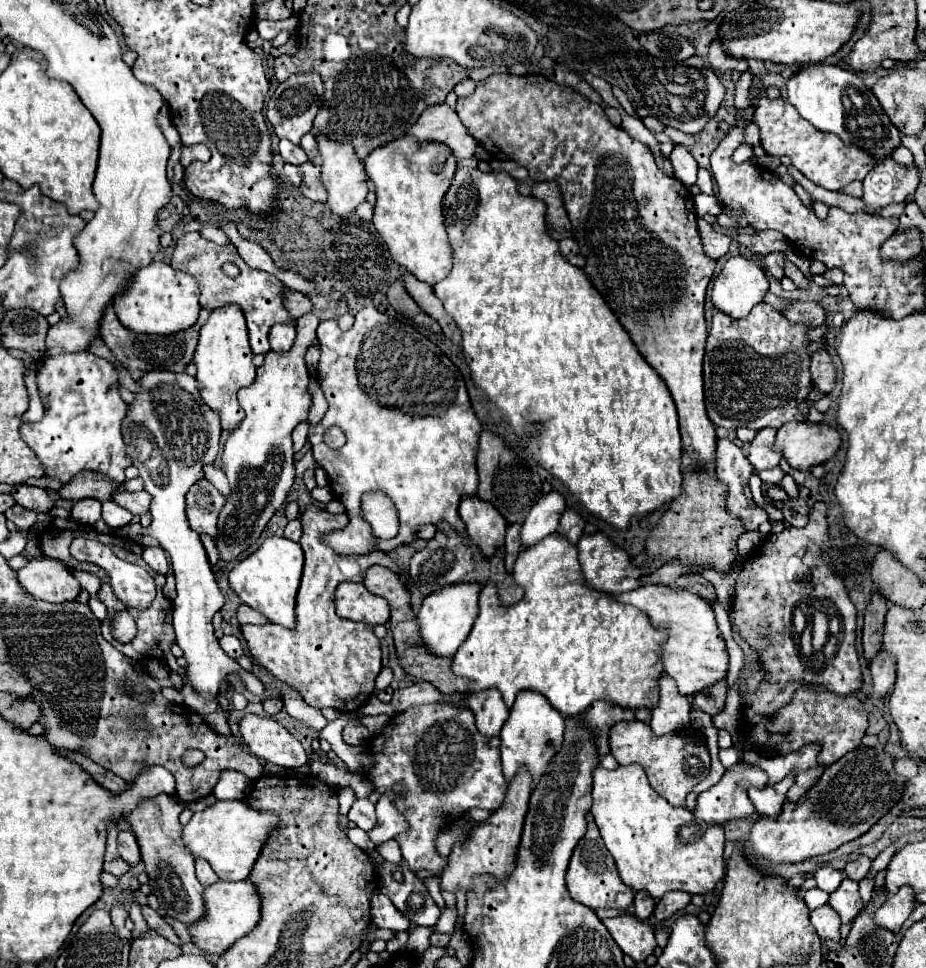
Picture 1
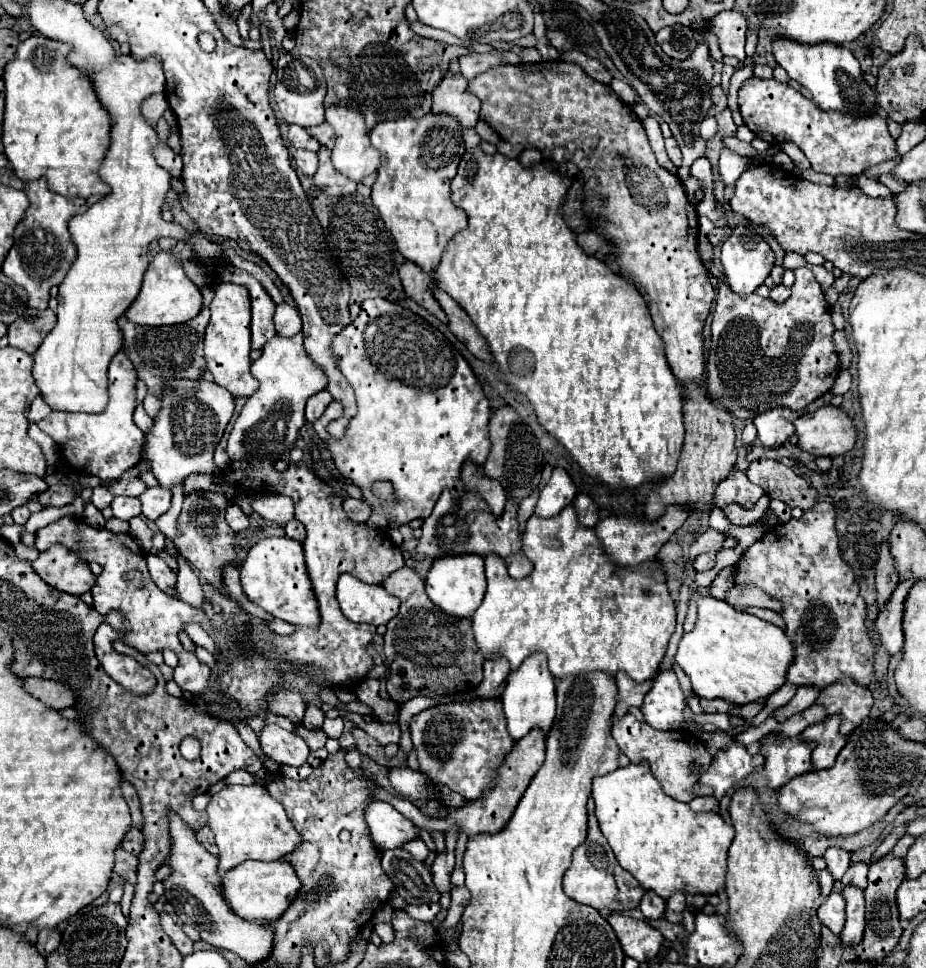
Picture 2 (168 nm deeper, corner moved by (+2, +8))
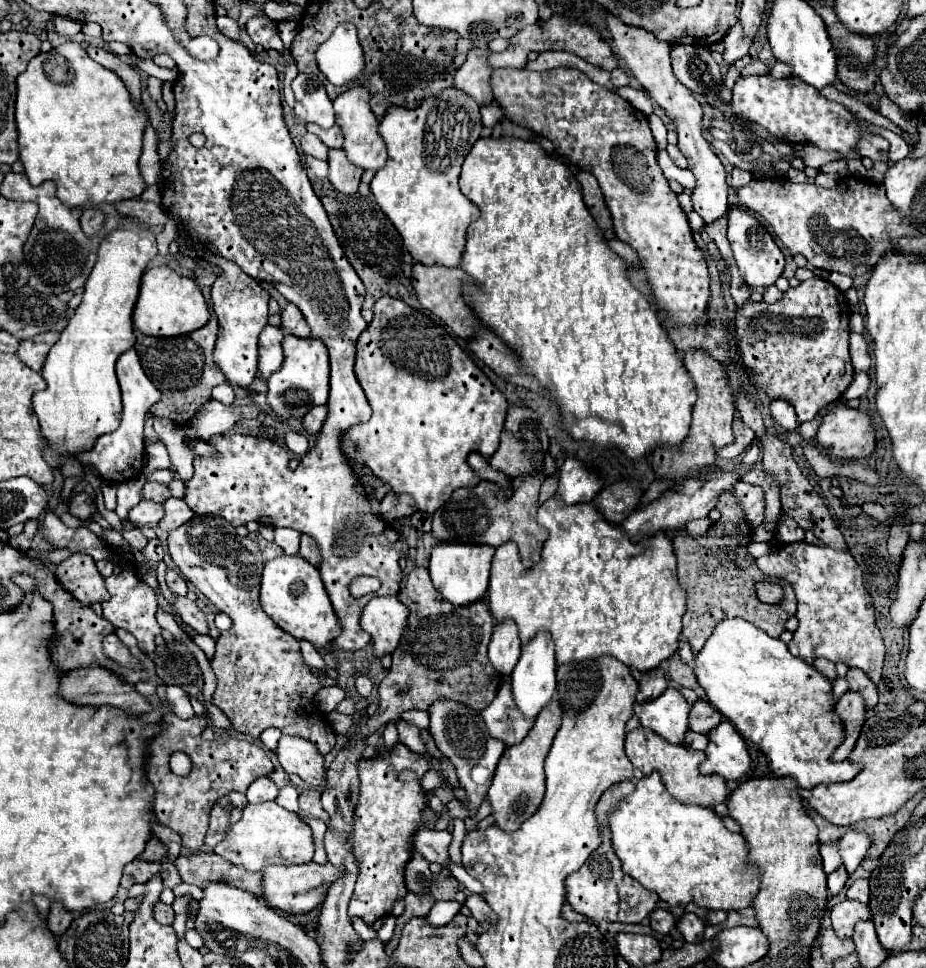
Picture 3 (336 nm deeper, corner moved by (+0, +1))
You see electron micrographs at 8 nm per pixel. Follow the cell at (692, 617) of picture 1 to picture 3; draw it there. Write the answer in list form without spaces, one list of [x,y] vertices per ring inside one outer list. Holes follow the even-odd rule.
[[[742,617],[722,619],[708,637],[702,651],[694,657],[694,675],[714,709],[728,717],[744,735],[744,739],[754,743],[766,755],[772,775],[794,777],[802,789],[812,789],[820,783],[850,781],[860,771],[860,767],[852,765],[850,761],[834,763],[830,759],[832,751],[844,737],[840,721],[836,721],[838,717],[834,715],[834,707],[830,703],[832,683],[812,665],[794,657],[784,641],[770,637],[750,621]]]

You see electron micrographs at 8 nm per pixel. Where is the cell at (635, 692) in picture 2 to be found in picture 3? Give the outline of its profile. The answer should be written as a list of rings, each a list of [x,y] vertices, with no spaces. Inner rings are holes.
[[[662,667],[654,669],[650,673],[642,673],[642,671],[636,671],[636,669],[632,669],[630,673],[638,681],[638,693],[636,693],[638,703],[640,701],[654,701],[668,687],[668,681],[664,679],[664,669]]]

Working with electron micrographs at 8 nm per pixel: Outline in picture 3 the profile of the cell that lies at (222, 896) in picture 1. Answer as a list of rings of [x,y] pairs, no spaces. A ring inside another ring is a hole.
[[[314,861],[306,863],[306,865],[292,865],[292,867],[280,867],[280,865],[272,865],[262,869],[262,899],[272,907],[278,909],[280,913],[292,917],[292,915],[304,915],[308,913],[312,907],[316,907],[324,893],[328,891],[330,883],[340,875],[340,869],[326,863],[326,865],[318,865]]]

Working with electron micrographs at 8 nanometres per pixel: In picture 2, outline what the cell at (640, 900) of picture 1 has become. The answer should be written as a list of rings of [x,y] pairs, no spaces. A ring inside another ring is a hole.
[[[648,890],[640,902],[640,910],[648,920],[658,920],[664,916],[666,910],[666,900],[656,896],[652,890]]]

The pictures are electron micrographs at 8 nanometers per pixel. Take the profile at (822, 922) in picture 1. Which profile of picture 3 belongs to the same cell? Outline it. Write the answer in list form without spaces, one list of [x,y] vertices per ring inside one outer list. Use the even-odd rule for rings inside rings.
[[[846,899],[832,907],[830,919],[832,919],[832,929],[834,929],[836,937],[848,939],[848,937],[852,937],[852,931],[854,931],[854,925],[858,919],[870,919],[870,909],[868,909],[868,905],[862,905],[860,901]]]

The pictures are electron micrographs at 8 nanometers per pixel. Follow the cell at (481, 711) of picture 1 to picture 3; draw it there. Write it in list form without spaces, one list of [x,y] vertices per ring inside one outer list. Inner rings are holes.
[[[504,621],[504,625],[494,629],[494,635],[488,647],[488,659],[502,677],[508,677],[512,673],[512,669],[518,663],[520,651],[522,651],[522,645],[520,645],[514,621]]]

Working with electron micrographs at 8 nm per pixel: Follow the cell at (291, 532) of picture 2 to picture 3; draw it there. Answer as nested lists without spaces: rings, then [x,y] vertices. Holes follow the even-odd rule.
[[[302,535],[302,541],[300,541],[300,555],[302,555],[308,563],[318,565],[318,561],[320,561],[320,557],[318,557],[318,545],[316,545],[316,541],[314,541],[312,537]]]

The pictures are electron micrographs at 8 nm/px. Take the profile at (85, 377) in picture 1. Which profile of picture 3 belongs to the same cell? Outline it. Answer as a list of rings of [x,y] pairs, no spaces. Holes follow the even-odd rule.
[[[134,349],[120,355],[120,359],[116,363],[116,375],[118,375],[118,383],[120,383],[120,389],[122,389],[122,421],[120,421],[120,427],[112,433],[100,435],[96,439],[94,447],[88,449],[88,451],[80,451],[76,459],[82,465],[94,467],[106,481],[112,481],[112,483],[118,485],[122,481],[136,477],[144,467],[144,435],[142,435],[144,415],[156,401],[160,401],[160,391],[146,377]]]

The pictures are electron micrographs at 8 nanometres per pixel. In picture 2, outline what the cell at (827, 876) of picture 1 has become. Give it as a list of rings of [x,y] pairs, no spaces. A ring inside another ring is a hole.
[[[828,848],[826,854],[824,854],[826,862],[828,862],[828,870],[832,872],[834,880],[836,880],[836,886],[840,886],[840,878],[844,876],[844,872],[848,870],[850,866],[850,852],[842,850],[842,848]]]

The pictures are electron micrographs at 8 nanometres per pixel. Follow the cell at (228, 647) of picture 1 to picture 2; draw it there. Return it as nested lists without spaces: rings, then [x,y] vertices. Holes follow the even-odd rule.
[[[60,518],[36,532],[36,548],[40,552],[48,550],[54,544],[76,548],[76,542],[78,542],[78,550],[86,552],[86,560],[96,560],[104,568],[102,582],[98,582],[92,588],[94,608],[104,616],[110,610],[118,610],[120,614],[124,614],[126,618],[124,640],[130,646],[138,648],[142,654],[164,650],[164,648],[174,648],[174,644],[178,646],[178,632],[184,628],[186,622],[200,624],[214,638],[214,630],[210,628],[210,622],[202,610],[196,610],[186,602],[170,598],[168,594],[162,594],[162,590],[154,586],[148,574],[148,568],[146,568],[146,558],[142,554],[142,548],[136,544],[132,536],[114,534],[106,528],[92,528],[82,518]],[[130,570],[136,570],[142,574],[142,586],[136,586],[128,580]]]

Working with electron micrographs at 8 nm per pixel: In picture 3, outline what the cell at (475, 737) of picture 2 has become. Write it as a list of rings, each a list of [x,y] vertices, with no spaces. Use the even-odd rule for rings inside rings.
[[[510,679],[502,683],[494,701],[480,711],[480,717],[484,725],[488,725],[488,733],[492,735],[492,739],[502,741],[506,747],[520,743],[534,723],[524,719],[522,713],[516,709],[510,691]]]

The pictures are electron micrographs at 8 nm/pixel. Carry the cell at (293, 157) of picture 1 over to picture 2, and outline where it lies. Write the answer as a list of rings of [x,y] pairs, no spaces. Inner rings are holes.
[[[296,124],[290,126],[288,138],[290,138],[290,142],[292,142],[294,148],[304,148],[304,150],[312,150],[312,152],[318,152],[318,150],[320,150],[318,140],[312,138],[312,136],[308,134],[308,130],[302,128],[302,126],[296,126]]]

